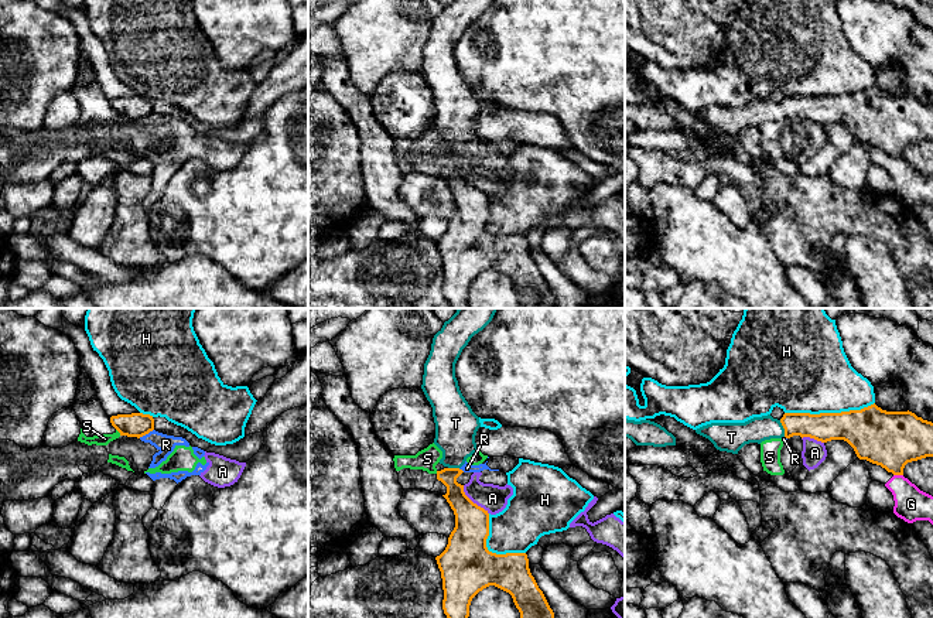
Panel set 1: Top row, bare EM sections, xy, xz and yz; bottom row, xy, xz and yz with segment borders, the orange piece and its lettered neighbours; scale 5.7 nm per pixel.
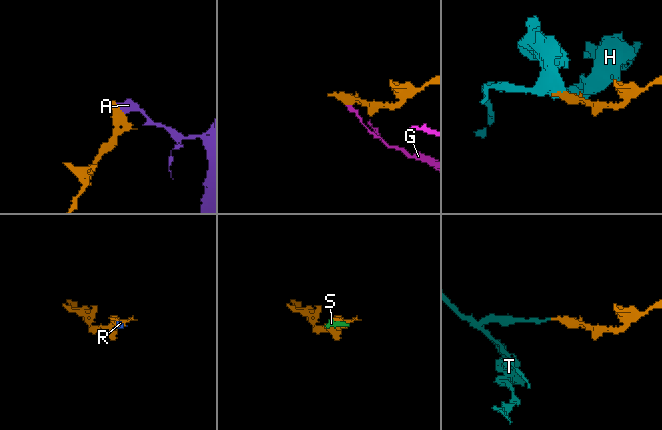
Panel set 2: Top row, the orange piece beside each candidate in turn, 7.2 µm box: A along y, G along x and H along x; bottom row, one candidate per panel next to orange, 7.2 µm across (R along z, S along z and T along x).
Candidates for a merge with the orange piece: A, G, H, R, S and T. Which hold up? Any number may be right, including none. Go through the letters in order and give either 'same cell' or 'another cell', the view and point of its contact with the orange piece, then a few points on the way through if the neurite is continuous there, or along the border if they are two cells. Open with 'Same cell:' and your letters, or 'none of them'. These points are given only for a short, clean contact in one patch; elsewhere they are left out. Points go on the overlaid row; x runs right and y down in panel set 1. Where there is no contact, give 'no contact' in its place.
Same cell: T
A: another cell; meets orange in xz at (471, 501)
G: another cell; meets orange in yz at (898, 474)
H: another cell; meets orange in yz at (829, 413)
R: another cell; meets orange in xy at (146, 433); border along xy (153, 429), (139, 437)
S: another cell; meets orange in xy at (118, 430); border along xy (116, 429), (120, 434)
T: same cell; meets orange in yz at (783, 427); runs through yz (823, 427), (783, 427), (758, 429)

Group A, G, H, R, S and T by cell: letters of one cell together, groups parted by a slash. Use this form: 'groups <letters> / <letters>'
groups A R S / G / H / T

